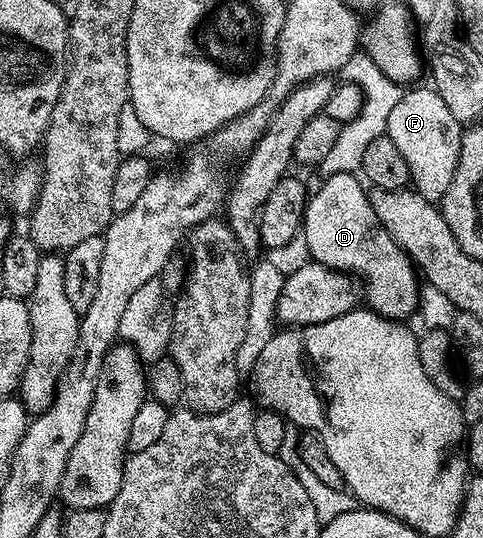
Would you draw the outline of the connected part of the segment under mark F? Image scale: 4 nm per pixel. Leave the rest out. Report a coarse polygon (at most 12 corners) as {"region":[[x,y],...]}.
{"region":[[411,86],[386,135],[414,191],[442,201],[464,125],[434,87]]}

